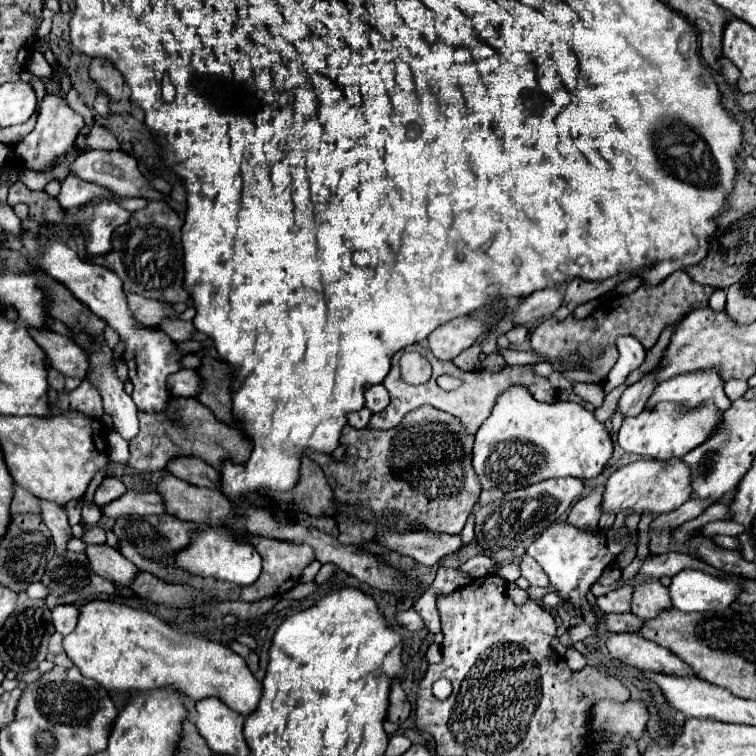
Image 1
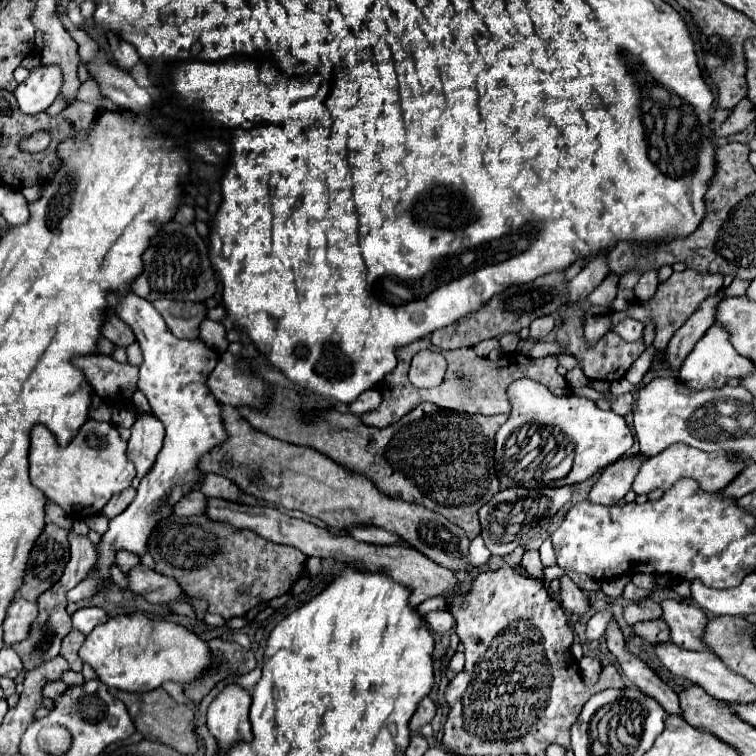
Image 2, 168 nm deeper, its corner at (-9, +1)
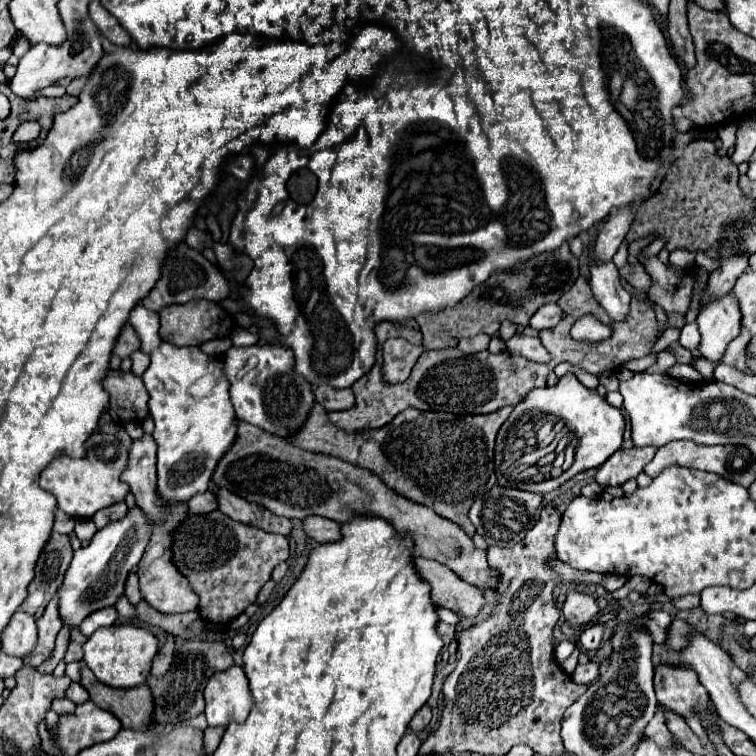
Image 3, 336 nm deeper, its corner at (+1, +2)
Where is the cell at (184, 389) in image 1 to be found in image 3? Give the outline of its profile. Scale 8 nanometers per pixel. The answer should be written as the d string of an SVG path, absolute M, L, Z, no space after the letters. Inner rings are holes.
M283 345L231 347L223 355L223 375L229 381L229 397L237 419L257 425L277 437L293 435L313 407L309 383L293 373L293 353Z

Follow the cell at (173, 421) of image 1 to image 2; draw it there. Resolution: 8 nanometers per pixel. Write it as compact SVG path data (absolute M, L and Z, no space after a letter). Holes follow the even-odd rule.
M223 406L223 420L229 438L201 458L199 470L203 474L225 476L235 482L239 490L259 500L283 504L289 510L301 510L339 530L345 530L351 524L371 524L385 528L439 566L455 572L471 572L473 566L467 562L469 538L459 526L441 514L427 510L425 506L381 494L367 476L339 466L309 446L295 446L255 430L233 406Z

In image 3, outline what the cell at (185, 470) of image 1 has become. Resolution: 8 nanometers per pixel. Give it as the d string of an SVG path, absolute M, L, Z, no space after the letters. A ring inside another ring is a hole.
M217 489L215 497L217 497L219 511L239 523L247 523L247 525L265 529L269 533L281 533L281 535L289 535L293 529L293 519L273 515L263 505L249 503L249 501L237 497L235 493L231 493L229 489Z

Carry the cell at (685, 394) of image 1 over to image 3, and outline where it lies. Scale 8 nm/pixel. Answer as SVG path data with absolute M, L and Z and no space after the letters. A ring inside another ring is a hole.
M727 293L721 299L705 303L697 315L697 325L701 333L697 347L699 355L707 361L719 363L727 345L741 331L741 313L737 313L737 301L733 301L733 297Z

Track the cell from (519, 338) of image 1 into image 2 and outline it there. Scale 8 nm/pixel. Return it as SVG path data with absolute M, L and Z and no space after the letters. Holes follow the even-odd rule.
M551 316L537 318L537 320L531 324L531 338L533 338L533 340L543 340L553 328L555 328L555 320L553 320Z

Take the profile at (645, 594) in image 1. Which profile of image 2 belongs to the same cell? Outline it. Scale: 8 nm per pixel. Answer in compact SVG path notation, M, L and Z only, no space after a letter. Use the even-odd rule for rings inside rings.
M665 600L661 602L661 608L663 620L671 628L671 642L683 646L685 650L709 650L703 646L703 630L707 624L703 610L677 600Z

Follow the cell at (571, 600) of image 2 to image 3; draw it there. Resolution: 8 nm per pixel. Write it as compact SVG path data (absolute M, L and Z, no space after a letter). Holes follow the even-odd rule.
M571 591L571 593L567 593L567 599L565 599L561 611L563 611L563 617L567 619L569 625L581 627L581 625L595 619L599 607L597 607L597 603L595 603L595 599L591 595Z

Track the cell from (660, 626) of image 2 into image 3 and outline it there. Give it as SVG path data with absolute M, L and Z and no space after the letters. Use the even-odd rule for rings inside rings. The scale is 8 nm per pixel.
M673 619L669 629L667 629L667 639L665 639L665 645L671 647L671 649L681 649L681 645L685 645L685 633L689 633L689 629L693 629L689 623L681 621L681 619Z

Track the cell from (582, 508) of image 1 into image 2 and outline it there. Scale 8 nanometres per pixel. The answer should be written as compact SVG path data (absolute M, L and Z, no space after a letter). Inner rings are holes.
M623 456L611 466L607 466L595 482L589 500L605 506L617 504L631 490L631 482L635 480L641 464L643 460L639 456Z

